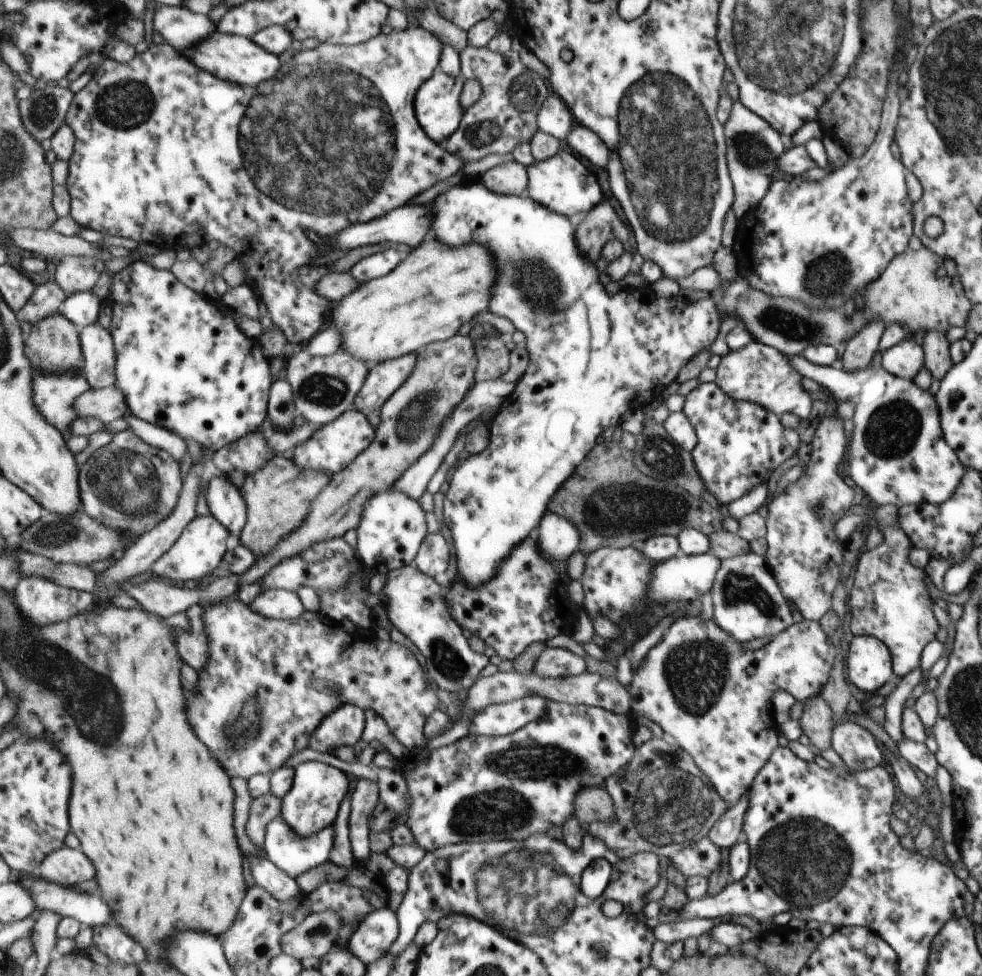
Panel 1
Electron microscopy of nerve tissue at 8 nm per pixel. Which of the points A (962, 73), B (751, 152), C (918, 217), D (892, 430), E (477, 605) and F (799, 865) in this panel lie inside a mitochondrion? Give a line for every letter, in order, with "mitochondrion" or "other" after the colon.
A: mitochondrion
B: mitochondrion
C: other
D: mitochondrion
E: other
F: mitochondrion

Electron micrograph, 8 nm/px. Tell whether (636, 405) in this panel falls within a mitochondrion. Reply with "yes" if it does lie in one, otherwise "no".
no

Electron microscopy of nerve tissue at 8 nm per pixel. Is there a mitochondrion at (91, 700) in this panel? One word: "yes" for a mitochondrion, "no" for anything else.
yes

